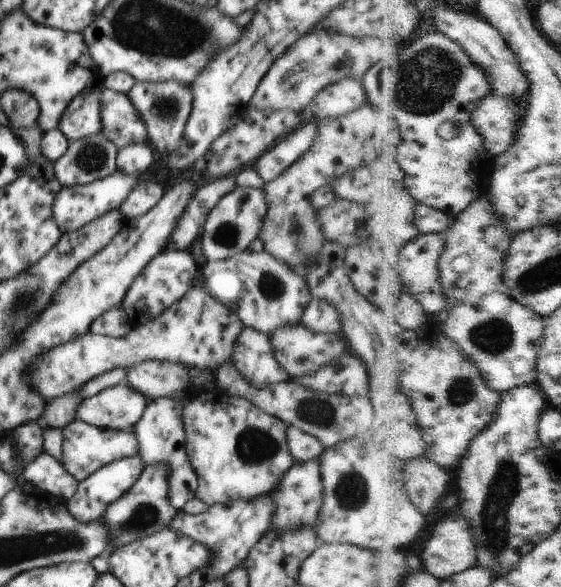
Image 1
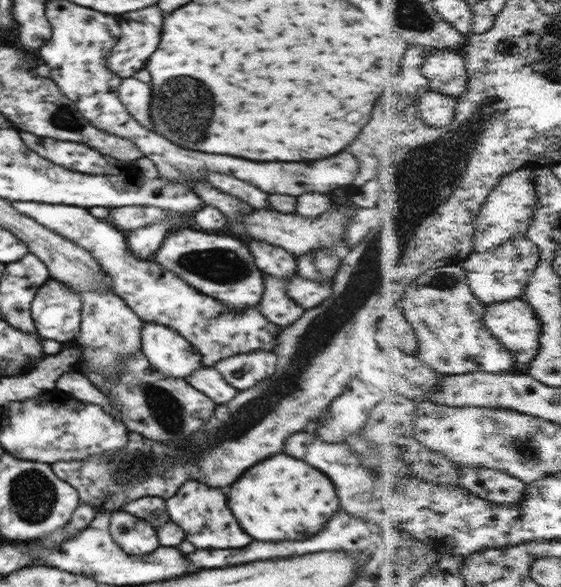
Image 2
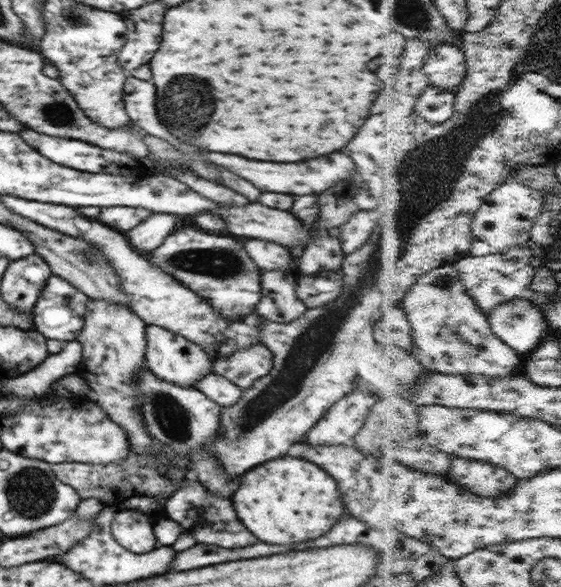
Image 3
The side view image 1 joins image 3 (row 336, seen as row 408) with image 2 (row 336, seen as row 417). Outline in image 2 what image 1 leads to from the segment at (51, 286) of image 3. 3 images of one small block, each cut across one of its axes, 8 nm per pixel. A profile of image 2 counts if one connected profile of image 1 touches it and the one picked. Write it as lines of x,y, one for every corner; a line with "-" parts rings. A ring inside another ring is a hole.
50,278
38,288
31,315
43,339
72,342
80,332
82,297
62,281

